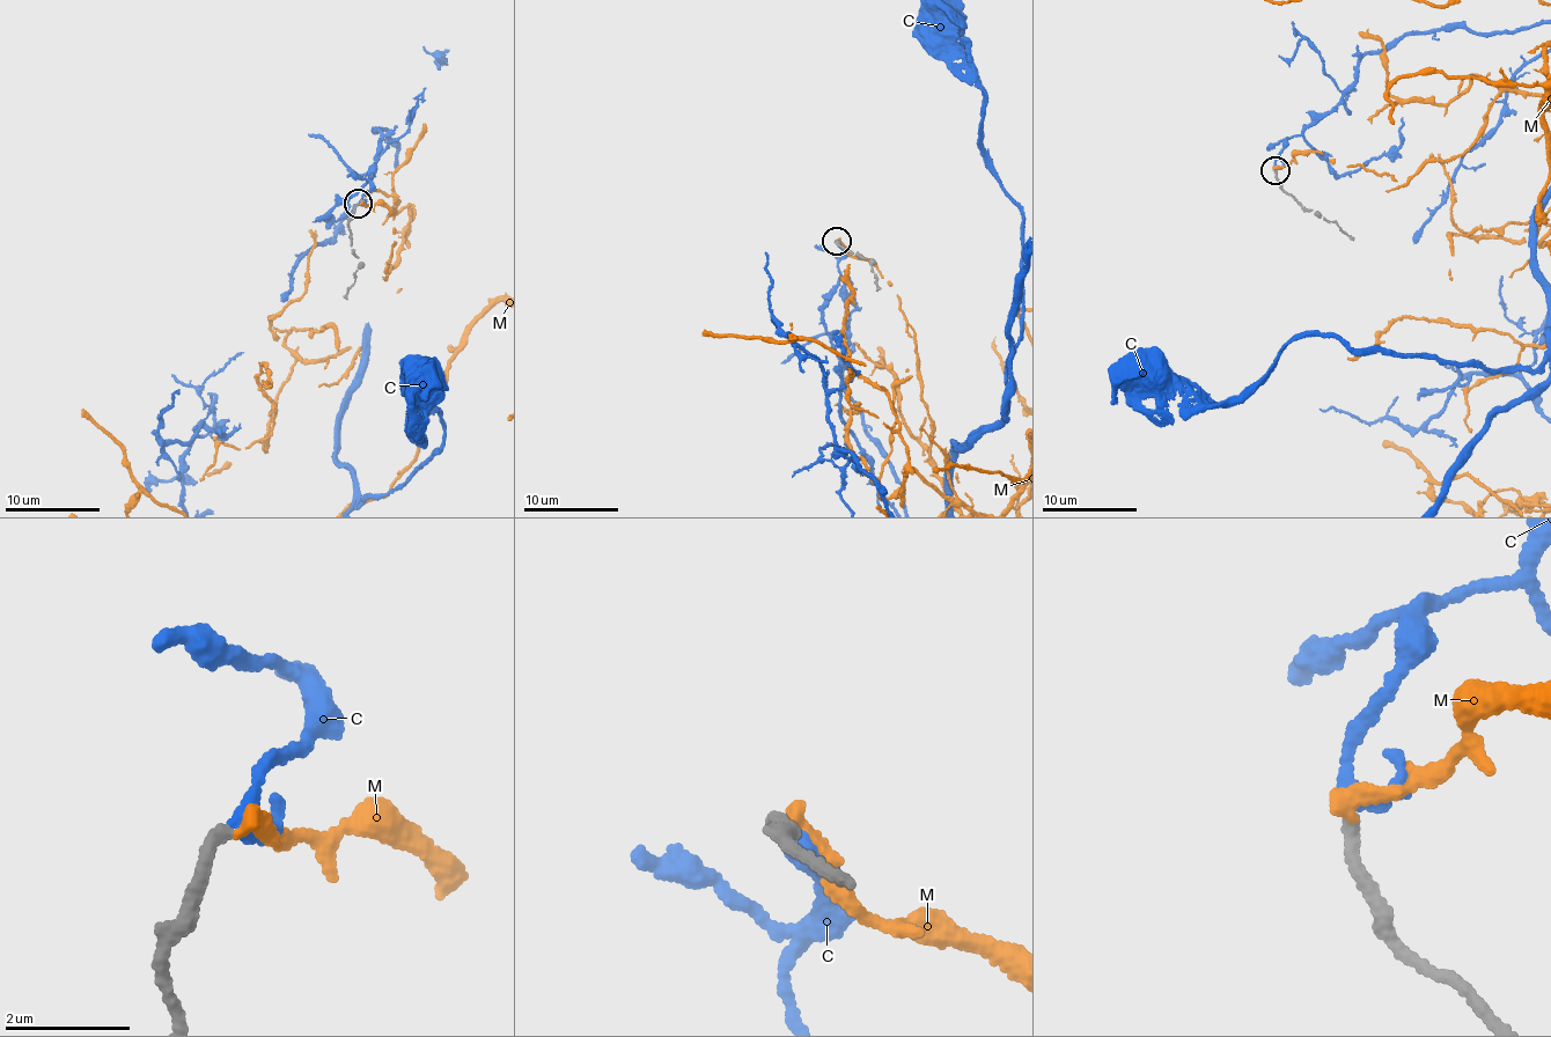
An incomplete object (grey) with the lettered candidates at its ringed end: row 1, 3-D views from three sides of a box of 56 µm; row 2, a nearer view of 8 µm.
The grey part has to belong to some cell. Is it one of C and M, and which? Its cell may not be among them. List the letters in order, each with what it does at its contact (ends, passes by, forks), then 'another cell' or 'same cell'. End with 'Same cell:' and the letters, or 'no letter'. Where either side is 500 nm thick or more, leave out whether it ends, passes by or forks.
C: it passes by | same cell
M: it ends | another cell
Same cell: C

